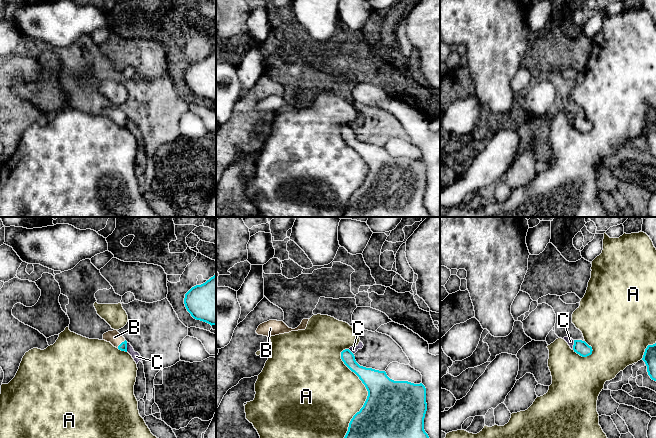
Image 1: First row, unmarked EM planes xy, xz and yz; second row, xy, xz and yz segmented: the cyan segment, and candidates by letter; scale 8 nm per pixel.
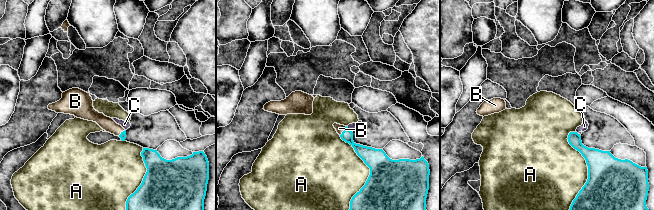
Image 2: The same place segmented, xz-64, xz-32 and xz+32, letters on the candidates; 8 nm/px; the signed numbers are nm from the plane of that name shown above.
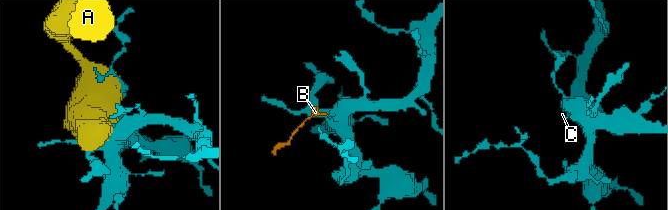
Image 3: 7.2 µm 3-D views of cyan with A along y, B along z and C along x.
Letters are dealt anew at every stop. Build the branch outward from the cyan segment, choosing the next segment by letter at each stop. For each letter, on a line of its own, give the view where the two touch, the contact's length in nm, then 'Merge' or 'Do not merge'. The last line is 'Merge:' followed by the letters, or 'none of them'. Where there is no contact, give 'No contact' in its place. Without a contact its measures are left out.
A: Touches cyan in xz. Shared border 750 nm. Do not merge
B: Touches cyan in xy. Shared border 90 nm. Merge
C: Touches cyan in xy. Shared border 80 nm. Do not merge
Merge: B

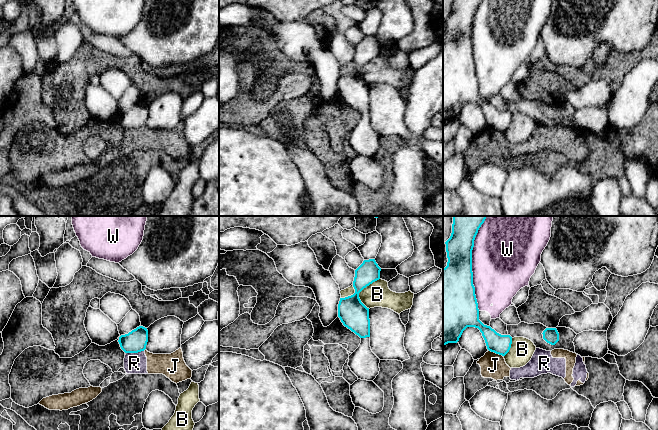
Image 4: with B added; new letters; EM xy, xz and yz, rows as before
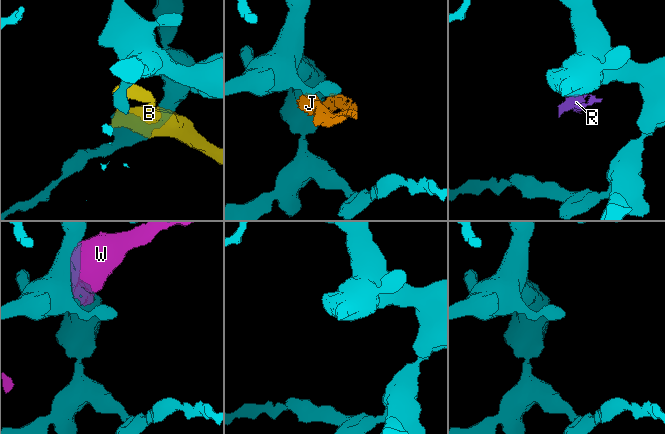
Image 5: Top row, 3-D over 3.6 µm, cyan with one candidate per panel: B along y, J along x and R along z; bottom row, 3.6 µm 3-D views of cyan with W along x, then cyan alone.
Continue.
B: Touches cyan in xz. Shared border 260 nm. Do not merge
J: Touches cyan in yz. Shared border 130 nm. Do not merge
R: Touches cyan in xy. Shared border 160 nm. Do not merge
W: Touches cyan in yz. Shared border 700 nm. Do not merge
Merge: none of them

